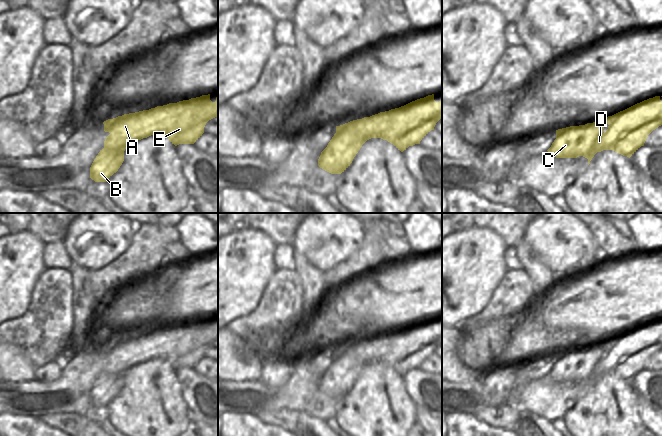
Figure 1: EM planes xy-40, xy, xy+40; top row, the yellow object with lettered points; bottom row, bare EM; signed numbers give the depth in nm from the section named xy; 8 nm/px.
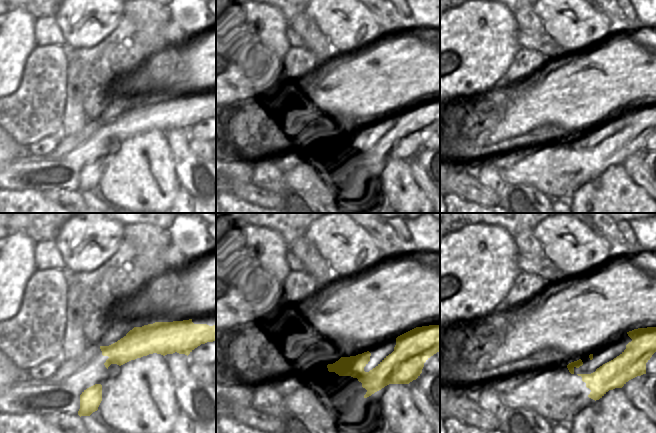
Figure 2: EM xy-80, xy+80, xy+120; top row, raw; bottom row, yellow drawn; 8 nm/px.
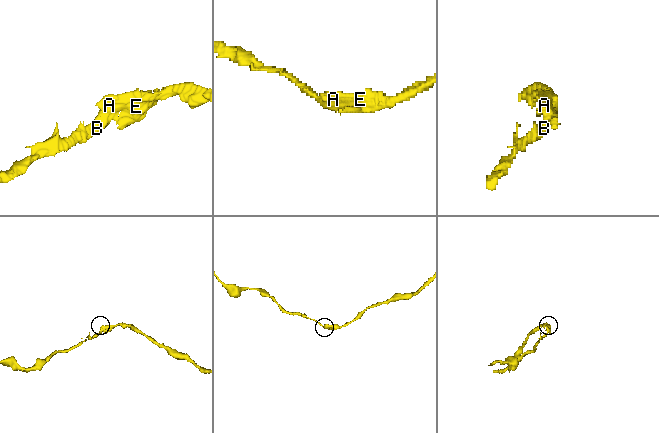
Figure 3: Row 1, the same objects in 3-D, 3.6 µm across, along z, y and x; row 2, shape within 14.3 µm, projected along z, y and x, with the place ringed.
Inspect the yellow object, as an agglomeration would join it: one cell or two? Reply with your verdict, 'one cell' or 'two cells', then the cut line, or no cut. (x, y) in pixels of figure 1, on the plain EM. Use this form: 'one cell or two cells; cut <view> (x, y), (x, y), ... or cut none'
two cells; cut xy (326, 371), (329, 373), (330, 378), (337, 383), (338, 397)

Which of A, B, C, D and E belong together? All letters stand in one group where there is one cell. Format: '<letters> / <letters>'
A C D E / B

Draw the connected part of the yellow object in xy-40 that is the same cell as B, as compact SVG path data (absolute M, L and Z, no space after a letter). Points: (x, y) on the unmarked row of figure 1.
M106 373L100 374L90 391L90 402L95 406L107 406L114 398L114 383L106 379Z

